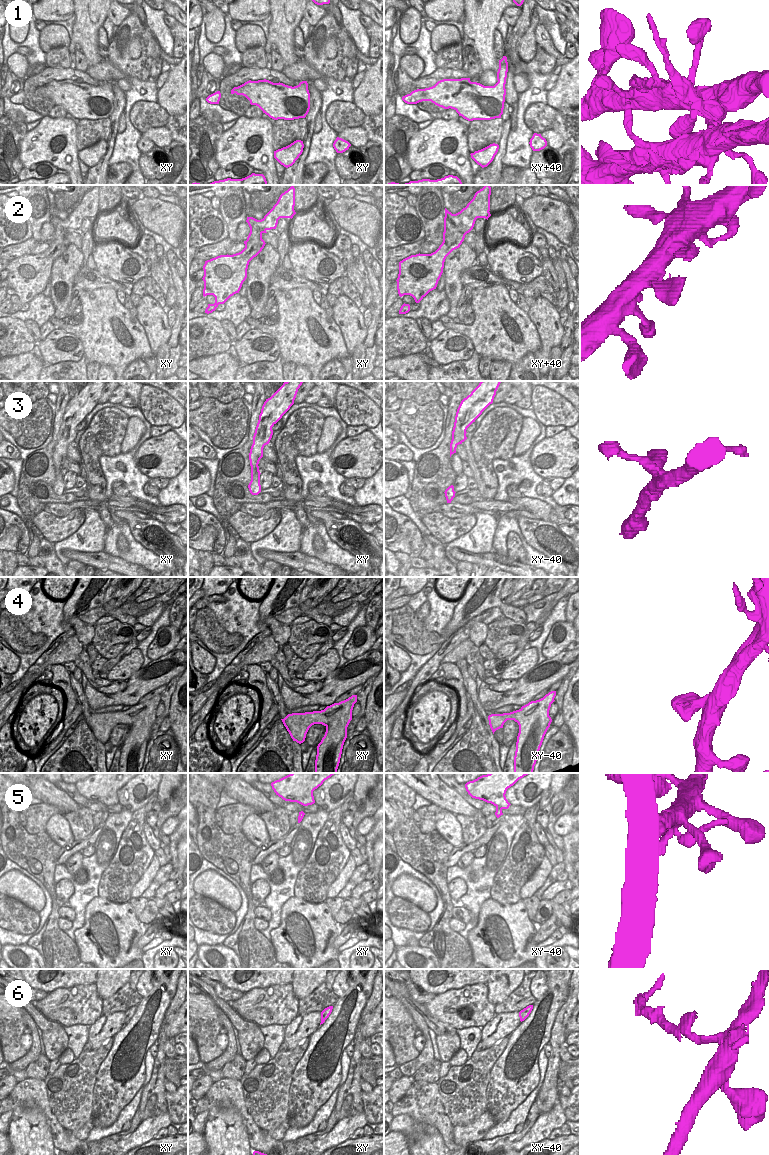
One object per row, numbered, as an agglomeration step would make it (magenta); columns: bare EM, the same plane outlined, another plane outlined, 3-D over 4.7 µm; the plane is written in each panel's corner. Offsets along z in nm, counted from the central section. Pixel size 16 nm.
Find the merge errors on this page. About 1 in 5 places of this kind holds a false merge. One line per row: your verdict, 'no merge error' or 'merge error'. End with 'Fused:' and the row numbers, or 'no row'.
1: no merge error
2: no merge error
3: no merge error
4: no merge error
5: no merge error
6: merge error
Fused: 6

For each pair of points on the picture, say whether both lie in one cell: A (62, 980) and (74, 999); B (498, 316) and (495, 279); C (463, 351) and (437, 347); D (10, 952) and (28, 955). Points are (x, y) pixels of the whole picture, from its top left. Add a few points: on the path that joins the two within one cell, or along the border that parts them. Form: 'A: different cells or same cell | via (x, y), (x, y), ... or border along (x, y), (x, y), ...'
A: different cells | border along (90, 983), (58, 987), (48, 993)
B: different cells | border along (504, 284), (494, 284), (474, 289)
C: same cell | via (457, 351), (443, 347)
D: same cell | via (14, 953), (24, 953)

